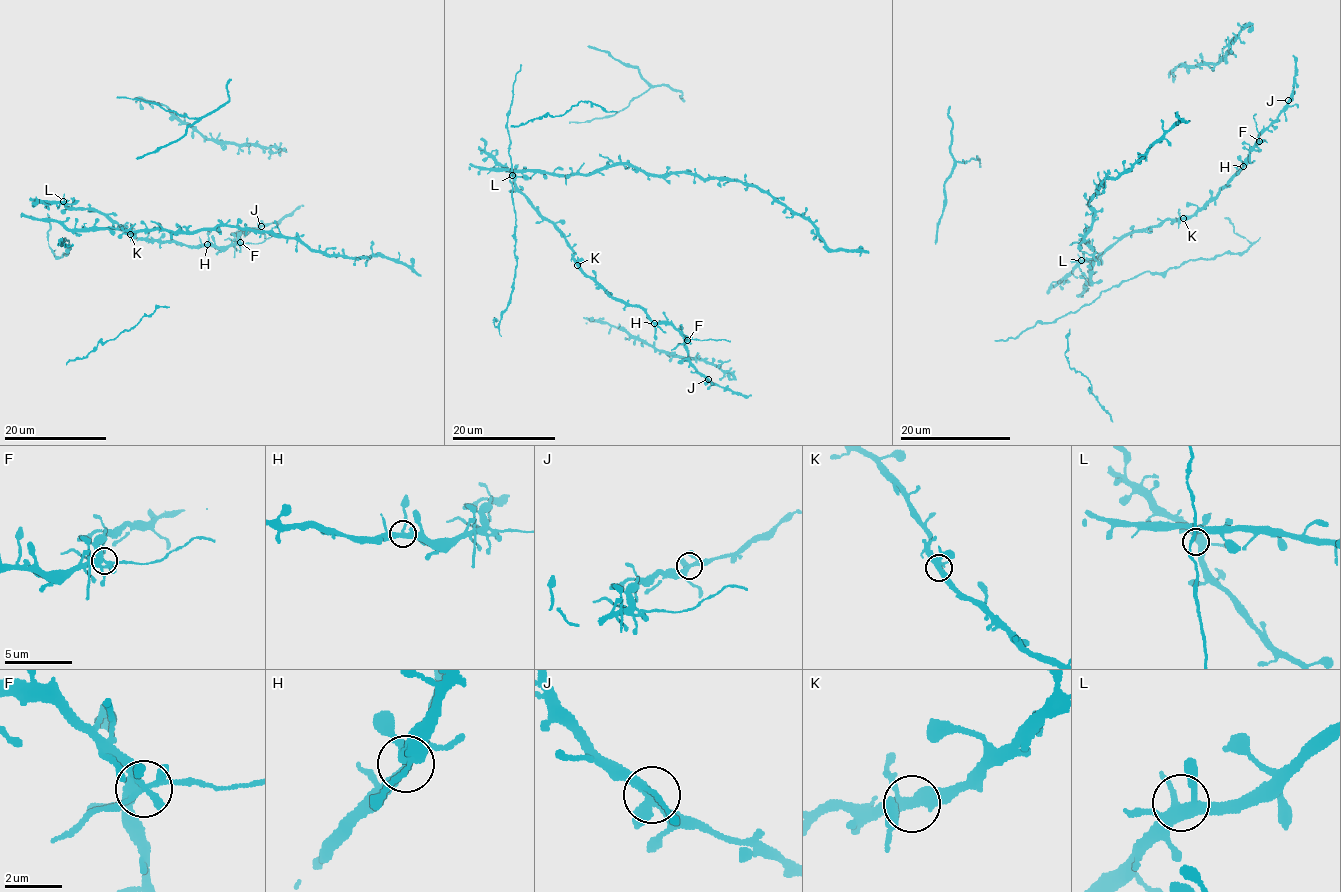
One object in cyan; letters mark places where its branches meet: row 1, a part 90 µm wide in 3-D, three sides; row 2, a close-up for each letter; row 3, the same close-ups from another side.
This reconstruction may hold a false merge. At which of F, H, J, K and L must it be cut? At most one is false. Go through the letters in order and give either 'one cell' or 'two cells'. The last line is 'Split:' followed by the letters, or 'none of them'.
F: two cells
H: one cell
J: one cell
K: one cell
L: one cell
Split: F

